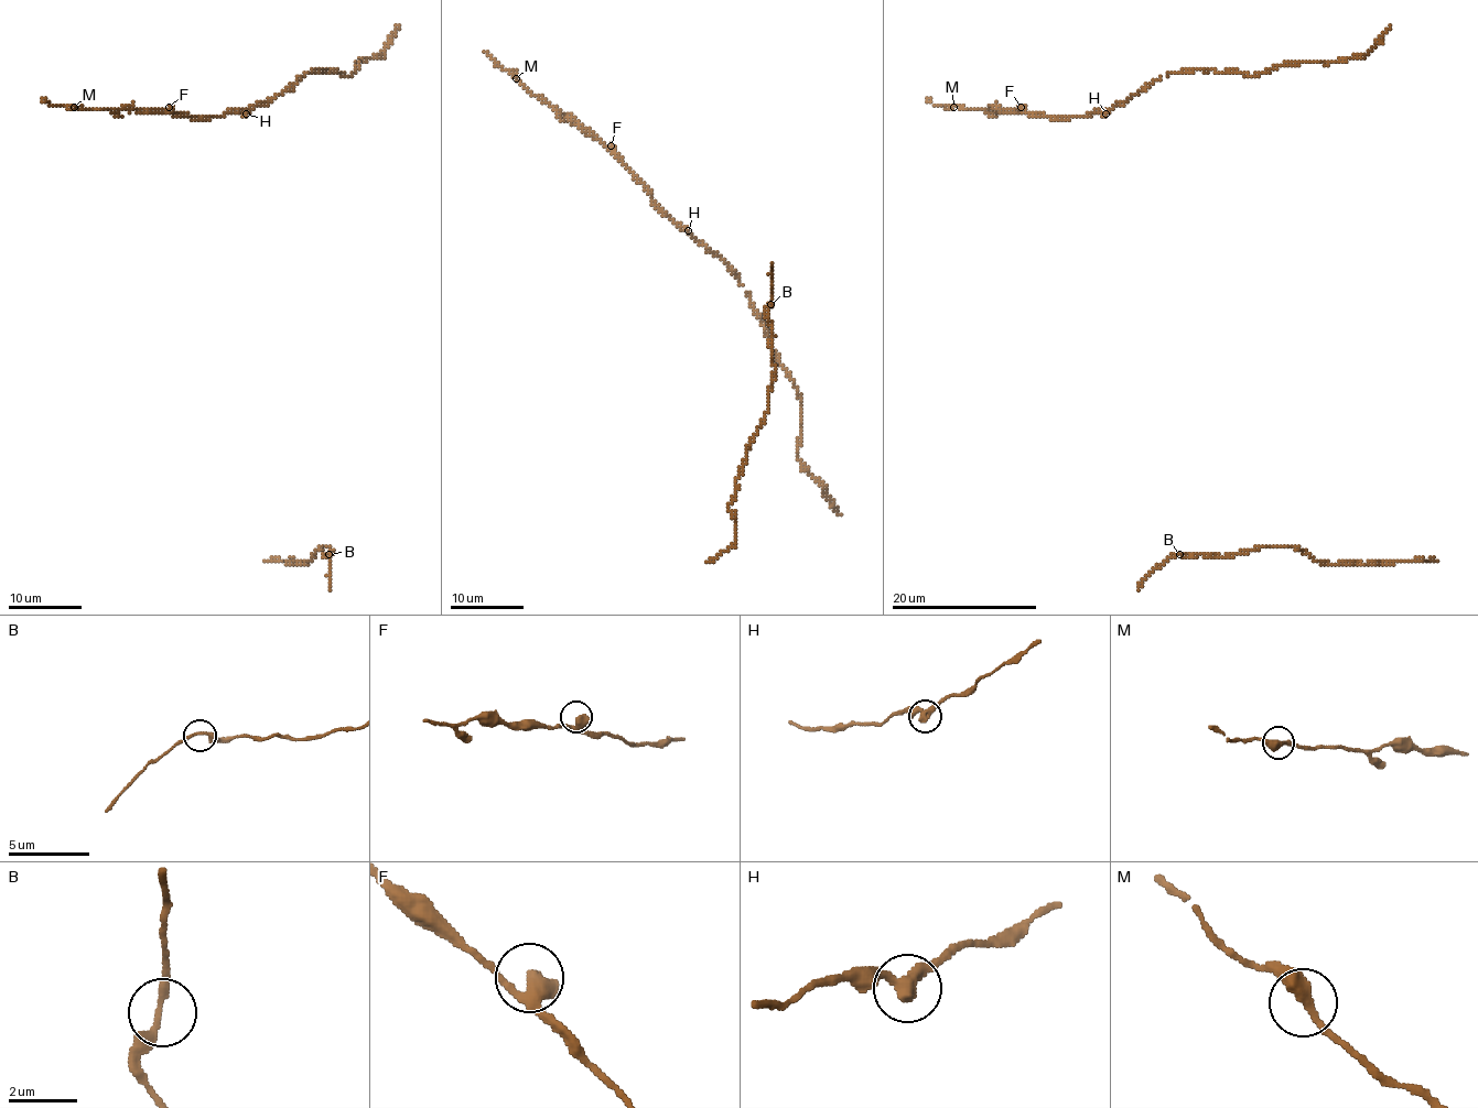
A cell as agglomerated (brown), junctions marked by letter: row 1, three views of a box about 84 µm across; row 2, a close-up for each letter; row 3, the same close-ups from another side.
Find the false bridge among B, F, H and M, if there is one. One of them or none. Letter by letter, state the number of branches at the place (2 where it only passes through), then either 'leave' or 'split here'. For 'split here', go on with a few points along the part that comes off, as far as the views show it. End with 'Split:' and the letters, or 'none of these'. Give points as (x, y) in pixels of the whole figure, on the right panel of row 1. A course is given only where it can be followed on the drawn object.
B: 2 | leave
F: 2 | leave
H: 2 | leave
M: 2 | leave
Split: none of these

